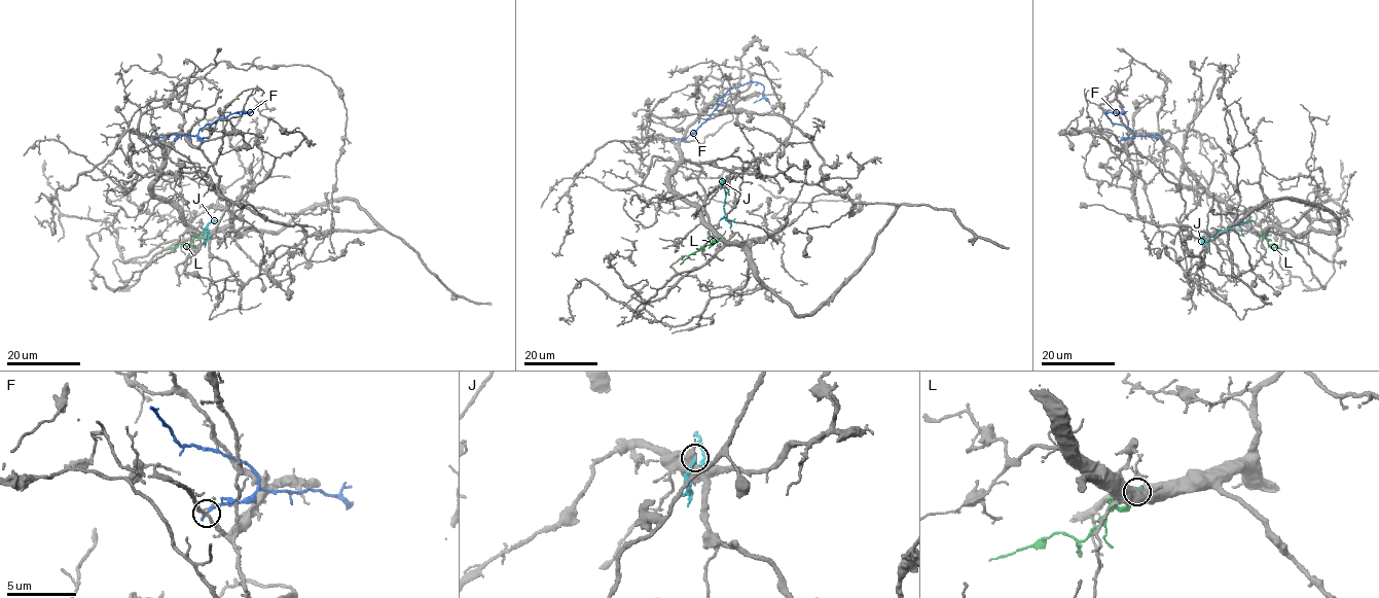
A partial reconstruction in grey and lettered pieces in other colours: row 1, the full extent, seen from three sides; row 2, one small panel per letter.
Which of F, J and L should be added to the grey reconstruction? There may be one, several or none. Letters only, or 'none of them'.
none of them

